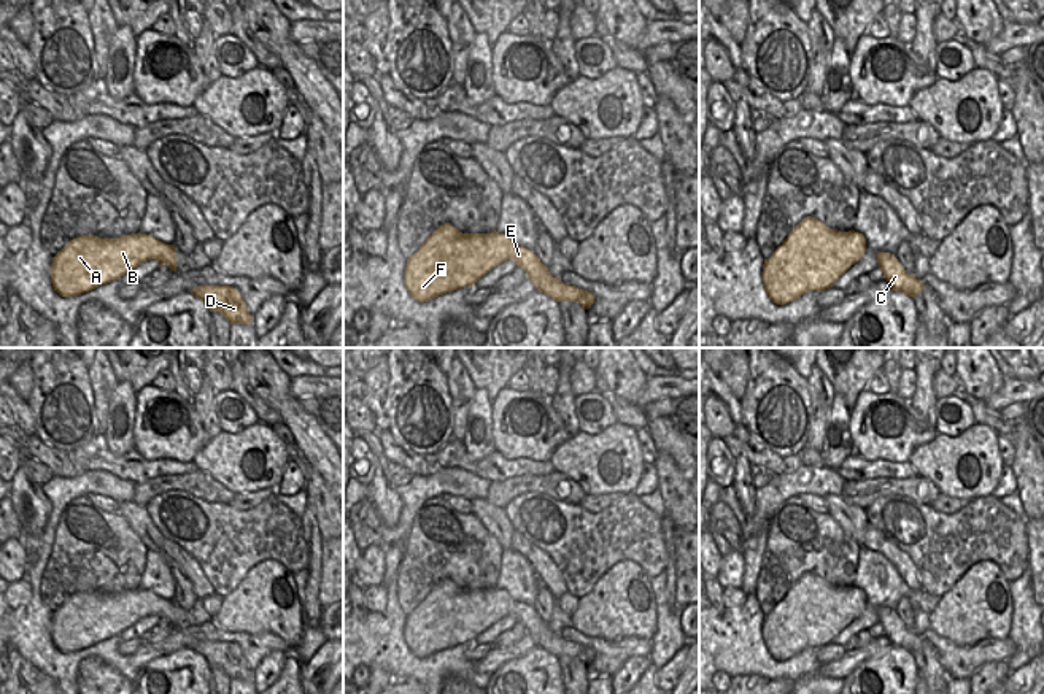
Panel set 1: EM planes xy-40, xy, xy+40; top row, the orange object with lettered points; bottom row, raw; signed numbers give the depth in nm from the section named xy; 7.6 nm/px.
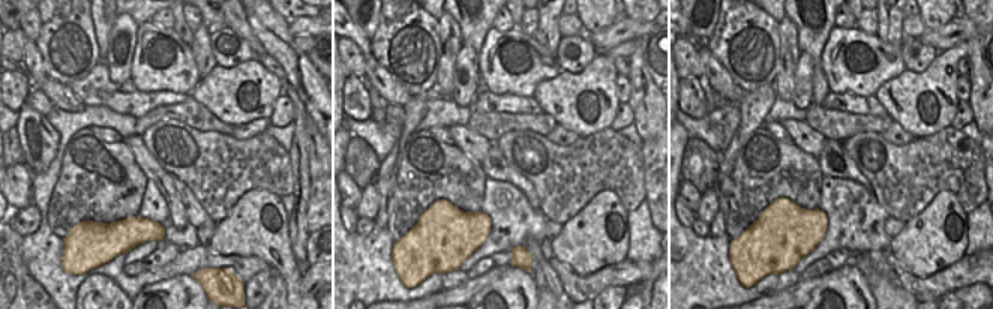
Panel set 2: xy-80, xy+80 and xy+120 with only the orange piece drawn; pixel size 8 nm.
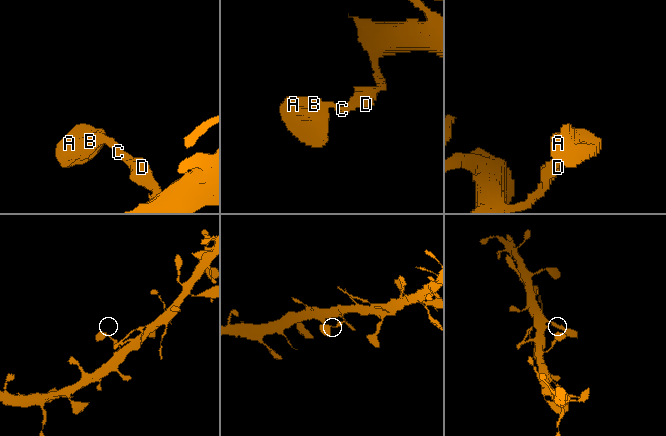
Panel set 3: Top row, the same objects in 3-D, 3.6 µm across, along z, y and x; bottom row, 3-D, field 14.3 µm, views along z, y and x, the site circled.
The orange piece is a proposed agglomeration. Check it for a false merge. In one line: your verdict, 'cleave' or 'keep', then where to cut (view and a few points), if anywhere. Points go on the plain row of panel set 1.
keep; no cut

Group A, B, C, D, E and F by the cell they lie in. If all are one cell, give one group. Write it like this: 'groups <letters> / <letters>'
groups A B C D E F

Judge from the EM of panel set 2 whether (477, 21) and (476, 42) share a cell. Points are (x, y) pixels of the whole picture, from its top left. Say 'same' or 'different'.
same

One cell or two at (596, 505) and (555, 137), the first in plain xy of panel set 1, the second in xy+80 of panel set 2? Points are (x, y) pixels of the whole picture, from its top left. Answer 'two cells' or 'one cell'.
one cell

